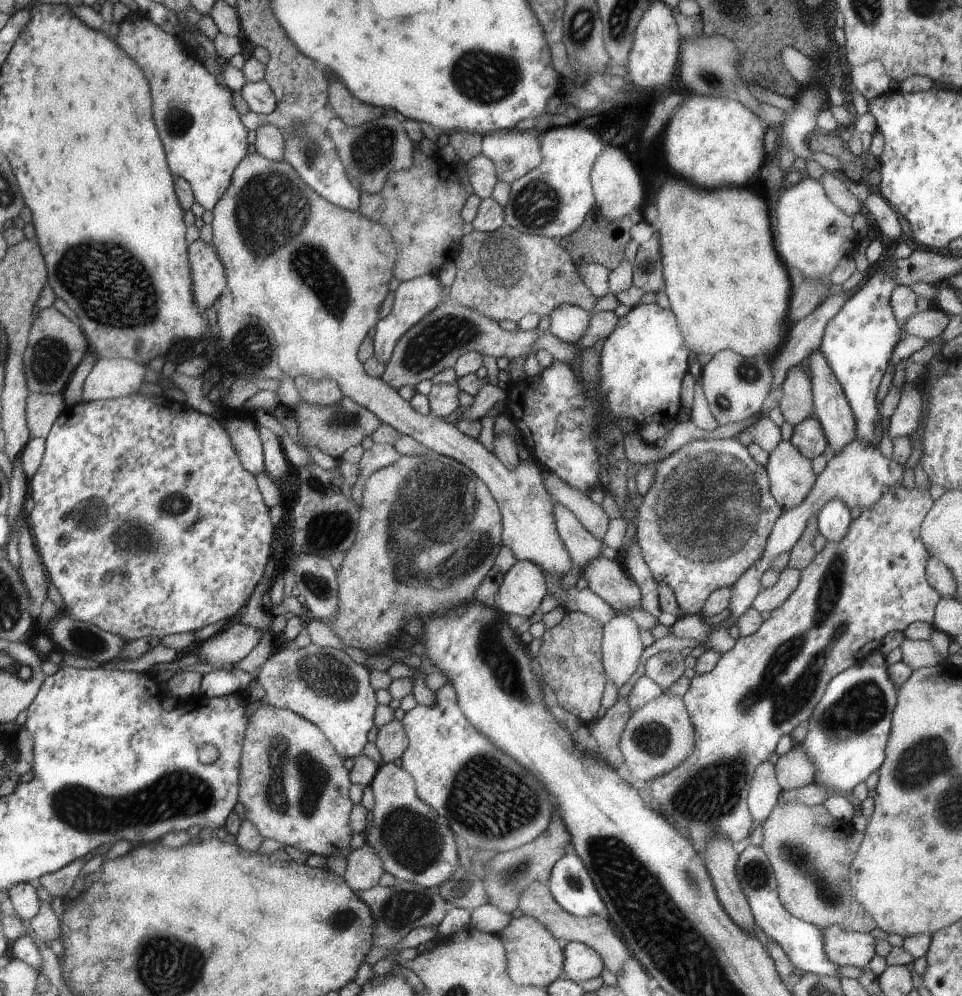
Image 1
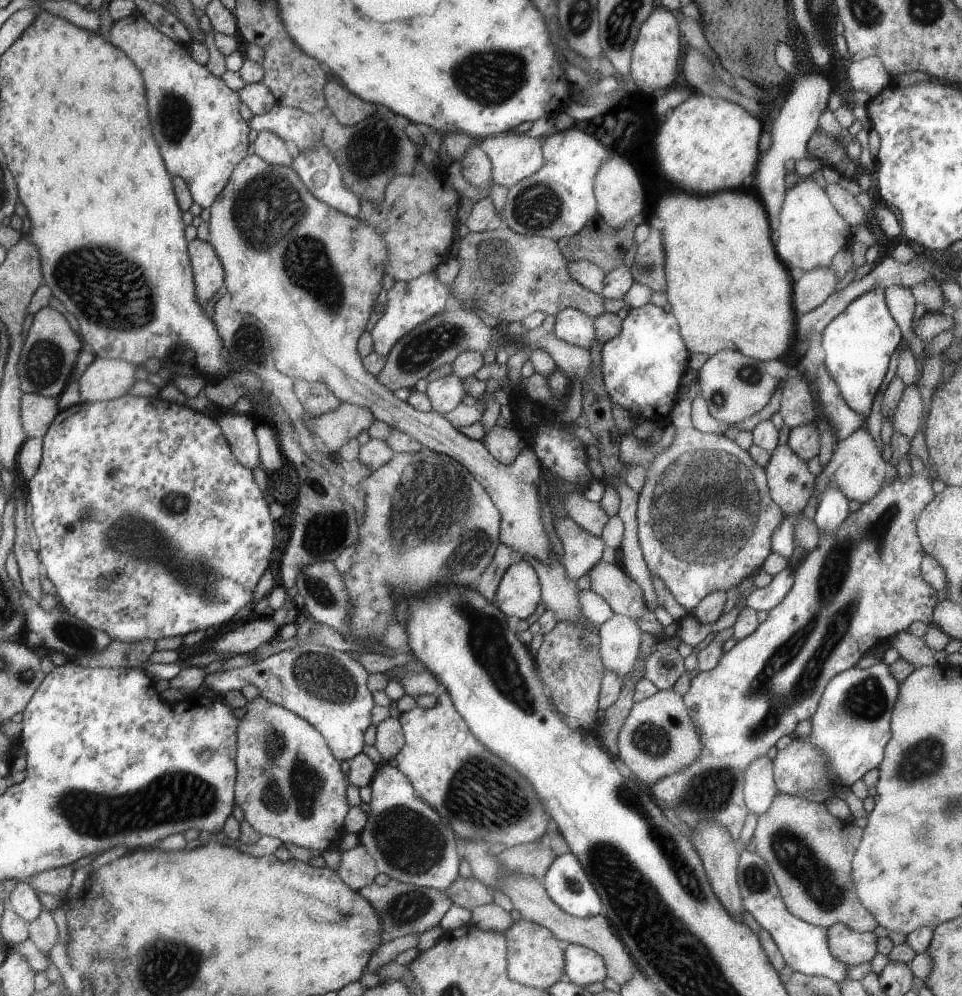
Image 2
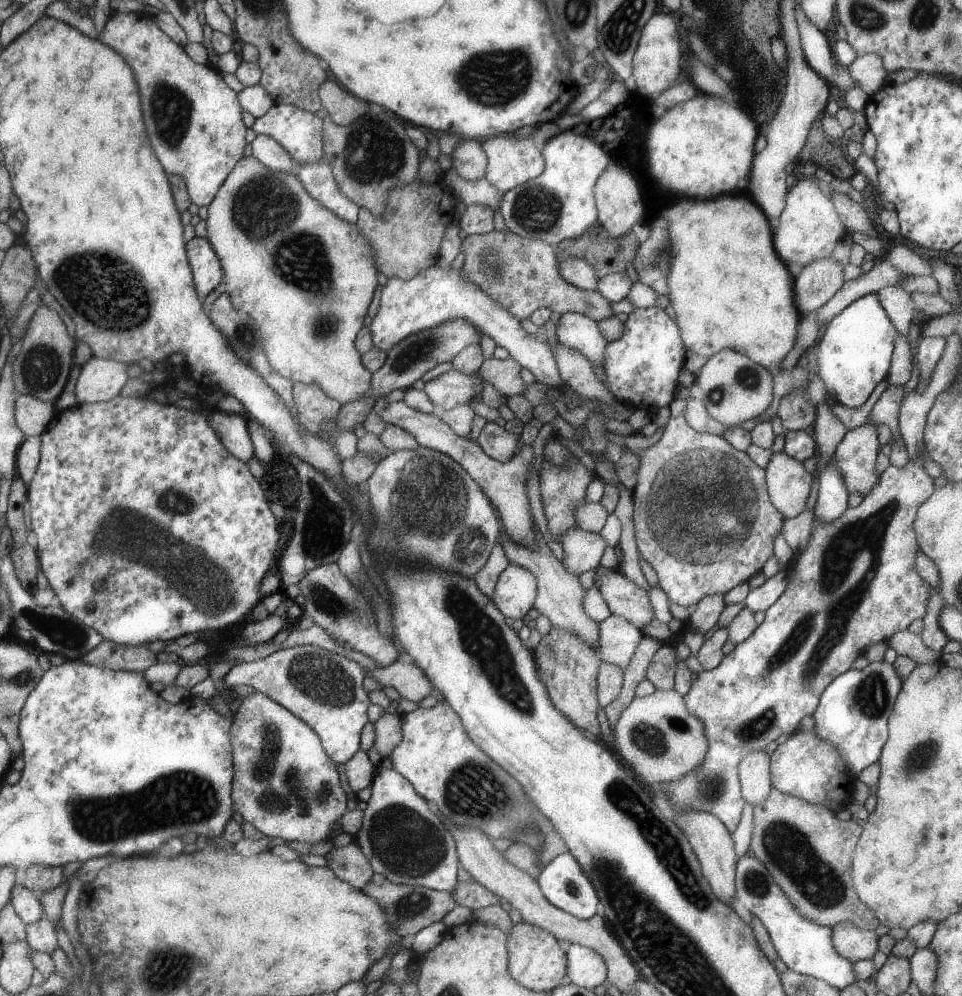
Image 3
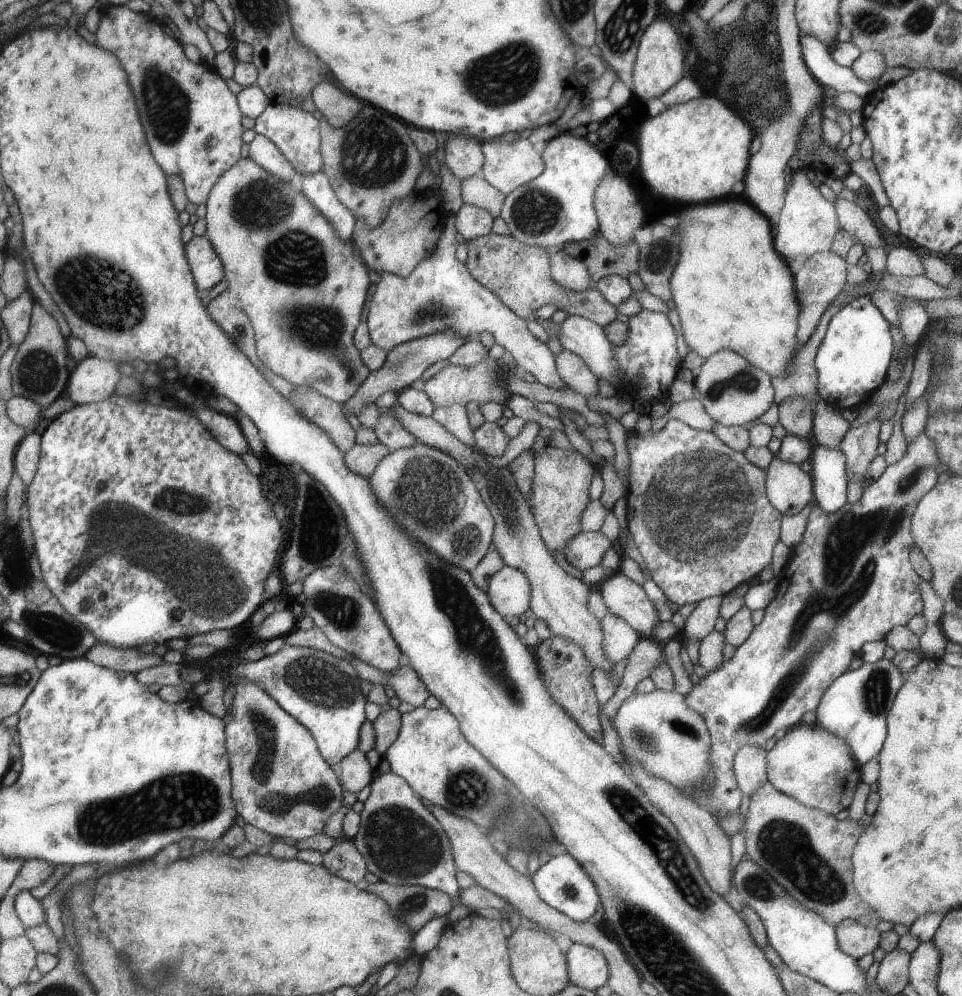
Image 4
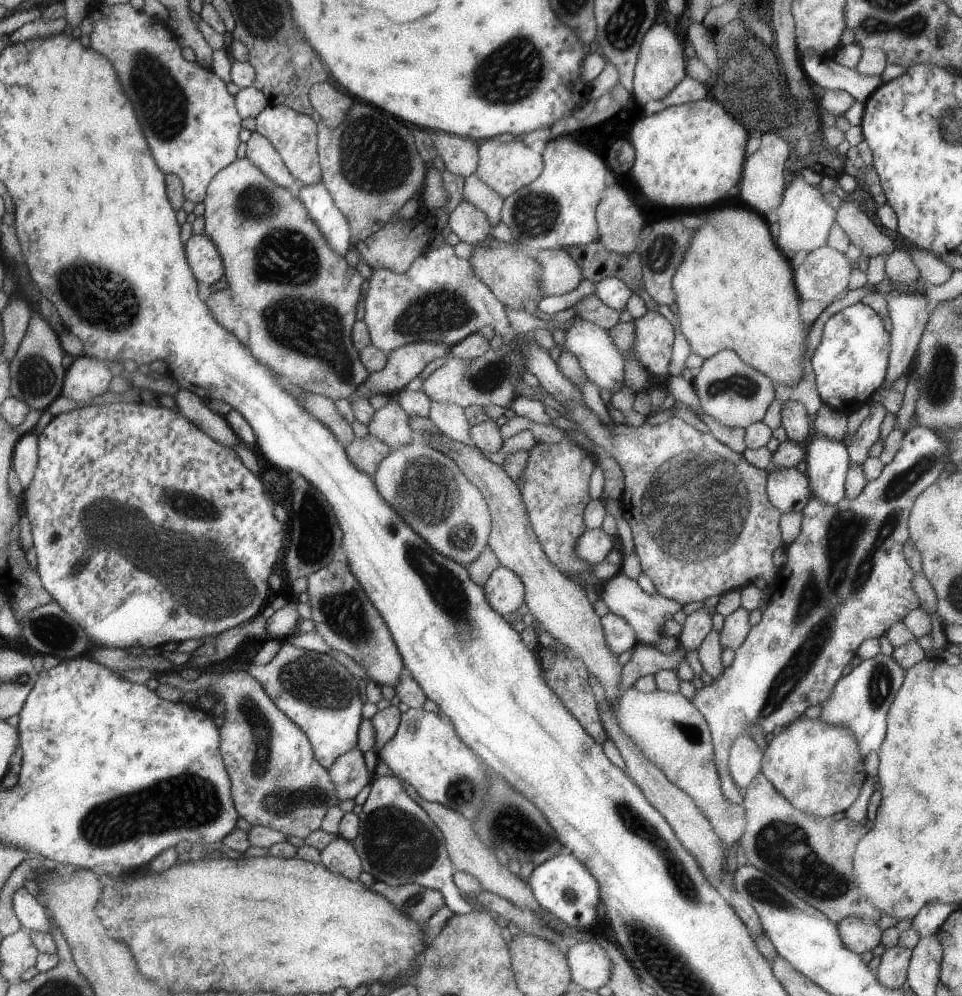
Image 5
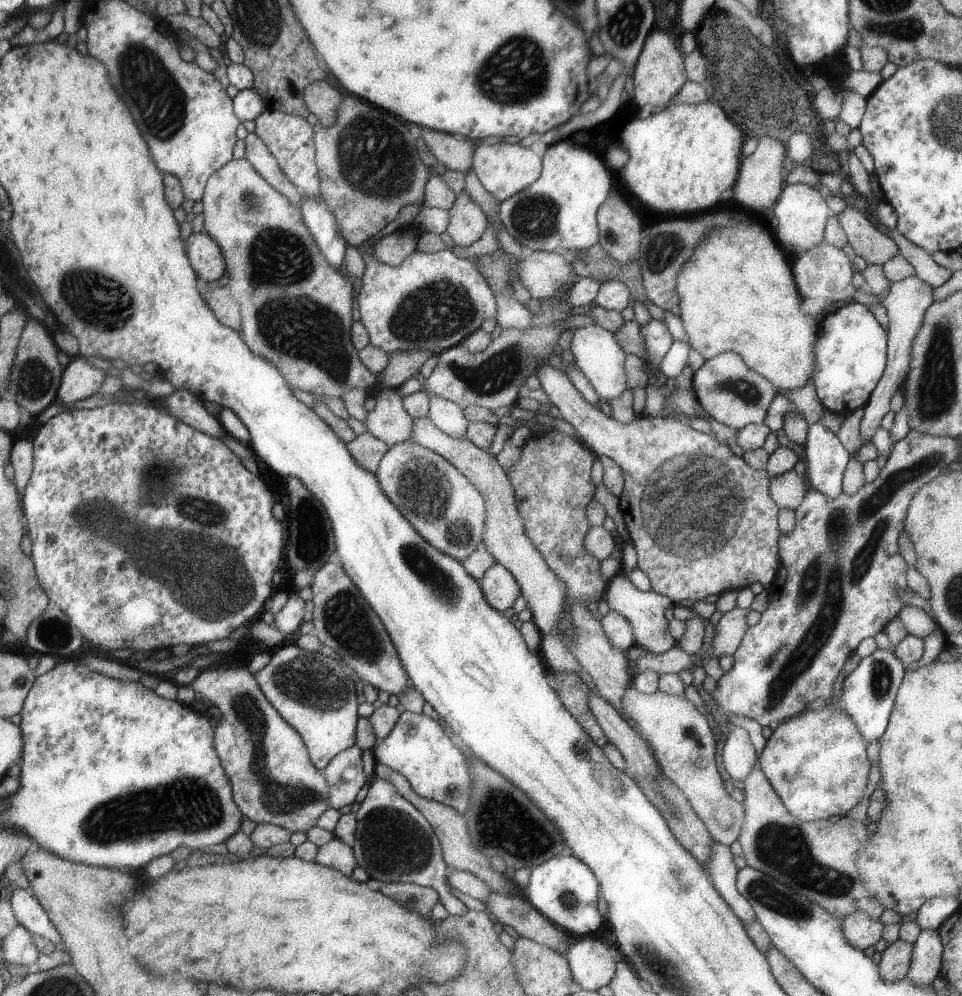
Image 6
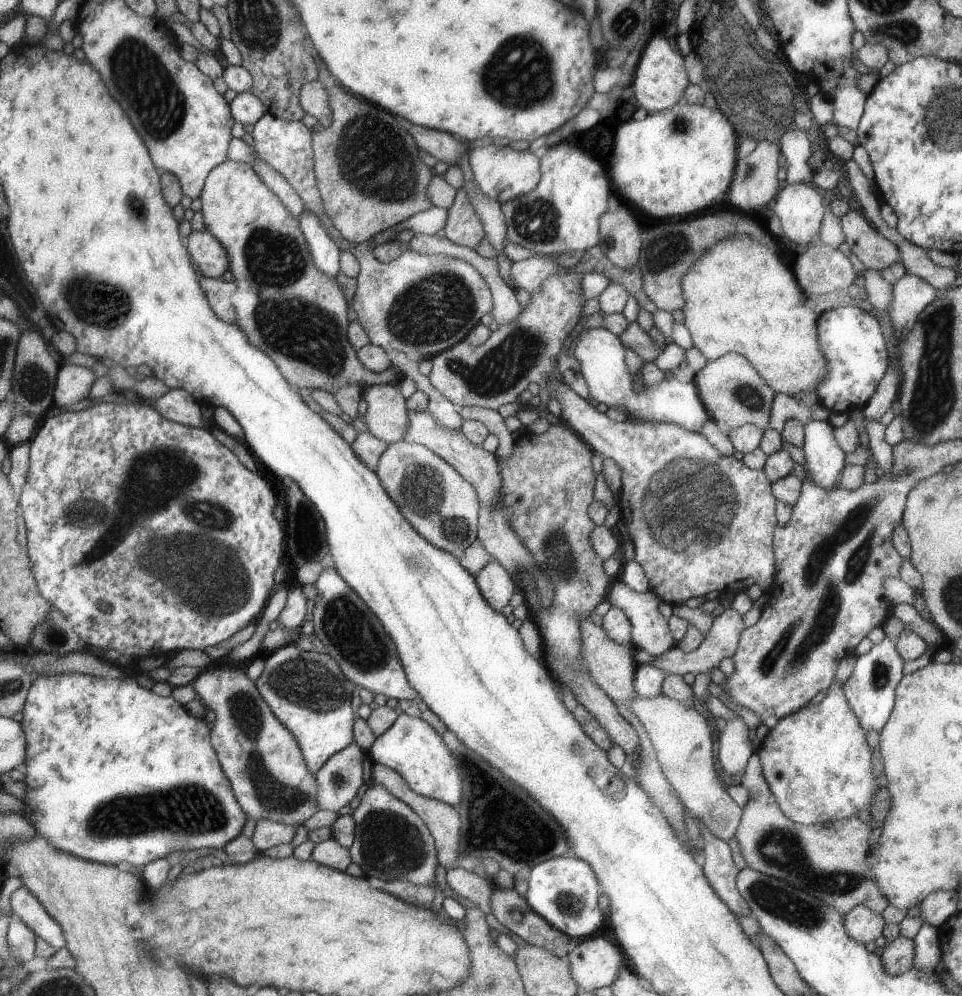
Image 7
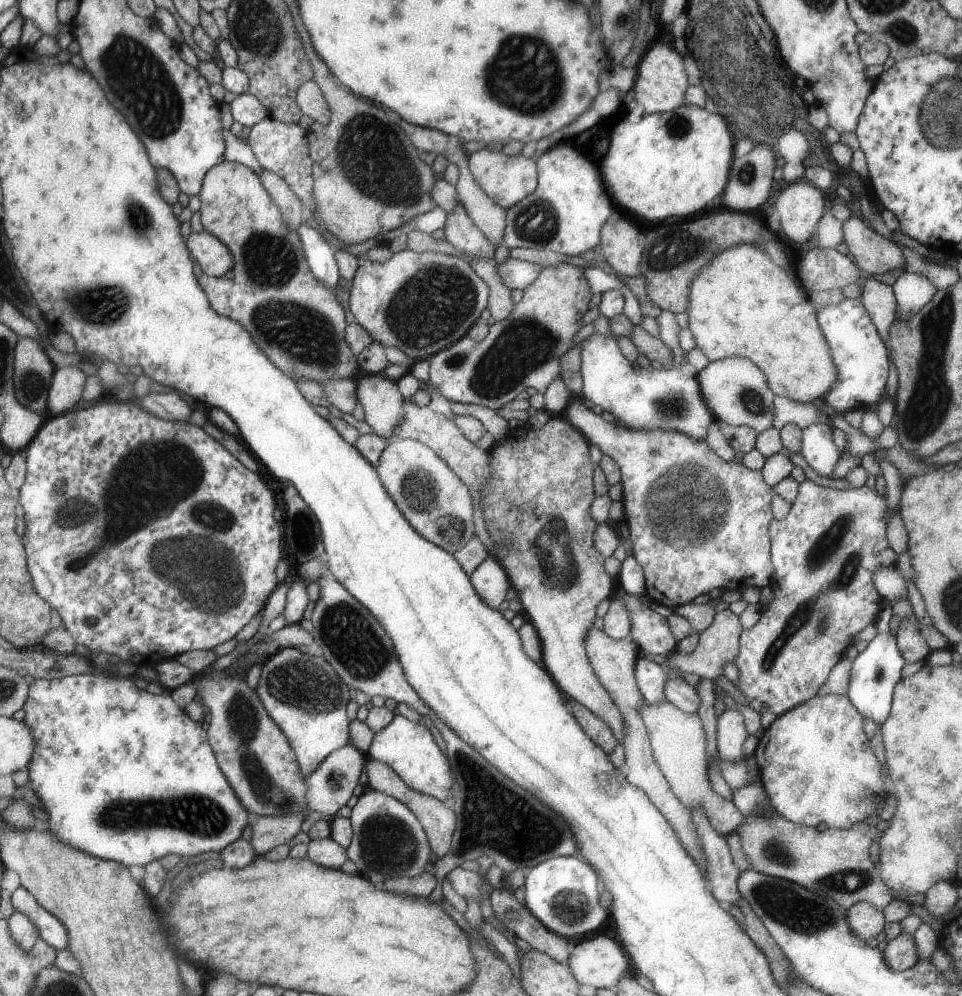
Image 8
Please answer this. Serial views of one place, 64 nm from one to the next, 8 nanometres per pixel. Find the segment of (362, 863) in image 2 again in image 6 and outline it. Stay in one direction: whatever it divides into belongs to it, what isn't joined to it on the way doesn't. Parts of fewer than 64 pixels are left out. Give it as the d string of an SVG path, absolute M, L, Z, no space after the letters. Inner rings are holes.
M336 836L318 849L315 861L318 864L338 869L348 877L353 875L354 869L358 866L352 847Z

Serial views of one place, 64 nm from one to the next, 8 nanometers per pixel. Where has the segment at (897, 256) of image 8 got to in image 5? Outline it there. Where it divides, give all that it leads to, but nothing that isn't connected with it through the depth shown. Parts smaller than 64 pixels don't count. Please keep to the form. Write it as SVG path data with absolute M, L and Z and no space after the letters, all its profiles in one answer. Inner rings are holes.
M842 200L837 208L838 219L836 222L846 232L852 244L862 251L864 258L891 254L895 242L883 234L857 204Z

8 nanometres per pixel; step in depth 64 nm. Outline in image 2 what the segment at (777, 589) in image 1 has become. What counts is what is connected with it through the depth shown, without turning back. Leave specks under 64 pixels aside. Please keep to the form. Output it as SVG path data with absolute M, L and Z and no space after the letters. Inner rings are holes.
M788 564L781 572L773 576L772 582L765 587L756 587L745 600L745 606L755 611L766 610L779 605L793 587L795 570Z

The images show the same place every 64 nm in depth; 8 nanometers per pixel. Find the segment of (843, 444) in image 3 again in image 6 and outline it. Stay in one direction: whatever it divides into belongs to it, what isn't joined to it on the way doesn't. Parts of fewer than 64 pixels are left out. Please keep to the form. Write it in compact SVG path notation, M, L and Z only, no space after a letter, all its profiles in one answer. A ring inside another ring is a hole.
M914 275L901 281L891 283L888 294L883 298L883 306L889 318L888 329L888 364L883 378L879 380L878 386L871 396L871 400L863 407L862 420L858 421L858 439L860 446L867 444L876 434L880 422L887 412L890 412L889 402L898 388L904 386L911 361L911 348L914 337L922 326L924 315L928 307L935 301L933 299L933 288L923 280Z

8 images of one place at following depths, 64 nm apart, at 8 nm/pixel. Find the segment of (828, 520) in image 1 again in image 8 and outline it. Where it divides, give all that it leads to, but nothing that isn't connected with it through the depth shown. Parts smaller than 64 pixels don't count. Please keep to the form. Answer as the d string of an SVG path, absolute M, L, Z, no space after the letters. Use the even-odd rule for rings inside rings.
M811 424L802 429L801 441L806 462L820 475L831 478L842 452L833 441L833 429L827 424Z

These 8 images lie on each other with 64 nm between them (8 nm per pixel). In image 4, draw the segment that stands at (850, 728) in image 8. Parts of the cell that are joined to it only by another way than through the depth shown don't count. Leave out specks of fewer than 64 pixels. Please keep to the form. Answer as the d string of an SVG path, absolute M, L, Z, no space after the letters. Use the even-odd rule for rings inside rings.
M804 722L792 727L767 752L767 777L781 793L787 794L808 808L822 809L835 815L848 809L856 786L861 782L861 769L850 756L850 745L818 724Z

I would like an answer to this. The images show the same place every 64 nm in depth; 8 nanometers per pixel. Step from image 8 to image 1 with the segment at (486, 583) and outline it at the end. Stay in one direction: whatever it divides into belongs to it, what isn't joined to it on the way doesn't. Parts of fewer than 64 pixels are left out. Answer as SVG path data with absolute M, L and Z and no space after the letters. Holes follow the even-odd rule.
M516 561L505 574L497 597L498 610L530 618L548 594L547 576L532 561Z

